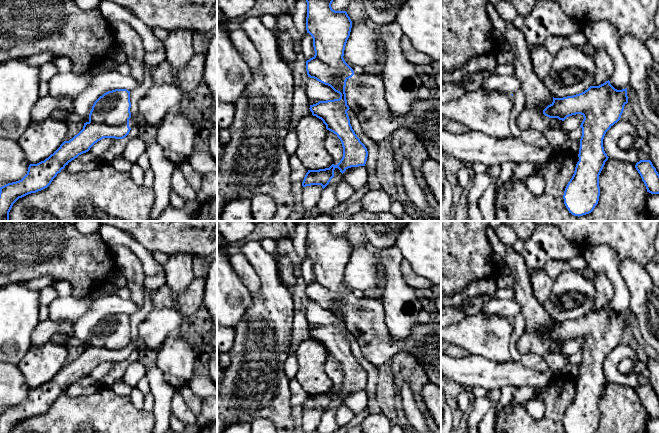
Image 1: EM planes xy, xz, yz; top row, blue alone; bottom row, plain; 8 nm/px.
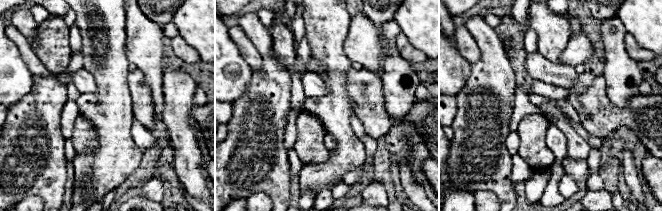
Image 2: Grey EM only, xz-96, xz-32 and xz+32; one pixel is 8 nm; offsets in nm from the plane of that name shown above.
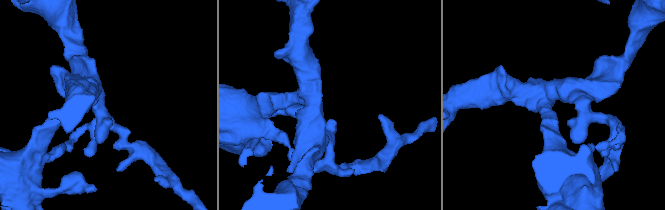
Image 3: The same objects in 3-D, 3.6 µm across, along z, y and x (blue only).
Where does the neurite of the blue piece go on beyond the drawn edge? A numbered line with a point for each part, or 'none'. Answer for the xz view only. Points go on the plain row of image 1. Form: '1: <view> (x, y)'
1: xz (365, 320)

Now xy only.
1: xy (138, 344)

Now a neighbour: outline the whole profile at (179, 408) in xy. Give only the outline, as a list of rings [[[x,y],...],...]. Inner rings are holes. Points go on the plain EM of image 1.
[[[177,390],[171,401],[171,413],[174,414],[184,426],[196,424],[196,415],[189,410],[182,395]]]

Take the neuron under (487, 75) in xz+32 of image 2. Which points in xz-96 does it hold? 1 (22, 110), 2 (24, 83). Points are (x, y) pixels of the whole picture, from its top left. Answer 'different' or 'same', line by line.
1: same
2: different

